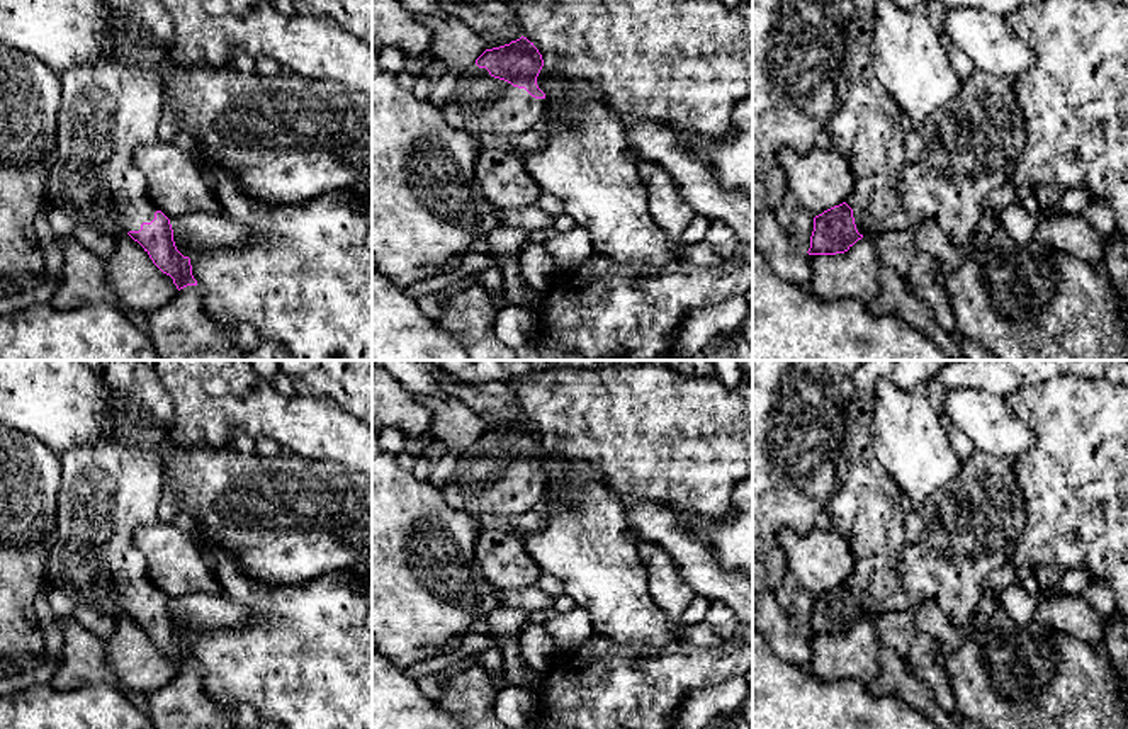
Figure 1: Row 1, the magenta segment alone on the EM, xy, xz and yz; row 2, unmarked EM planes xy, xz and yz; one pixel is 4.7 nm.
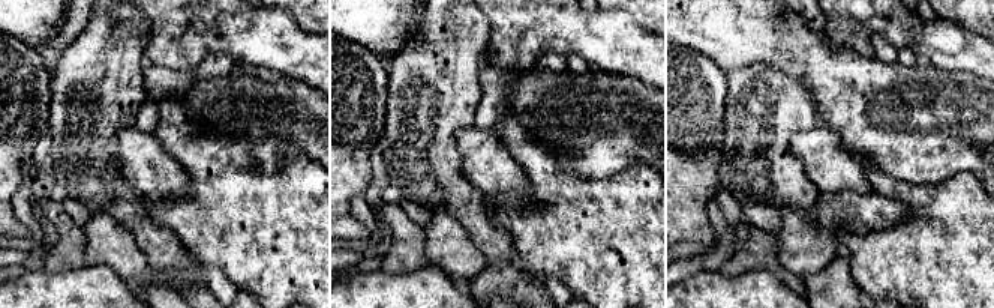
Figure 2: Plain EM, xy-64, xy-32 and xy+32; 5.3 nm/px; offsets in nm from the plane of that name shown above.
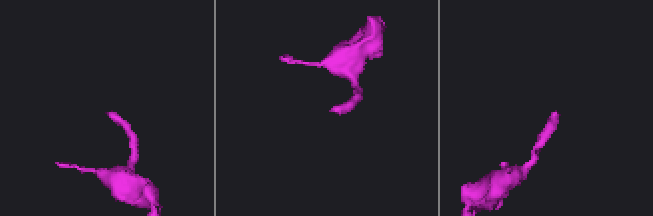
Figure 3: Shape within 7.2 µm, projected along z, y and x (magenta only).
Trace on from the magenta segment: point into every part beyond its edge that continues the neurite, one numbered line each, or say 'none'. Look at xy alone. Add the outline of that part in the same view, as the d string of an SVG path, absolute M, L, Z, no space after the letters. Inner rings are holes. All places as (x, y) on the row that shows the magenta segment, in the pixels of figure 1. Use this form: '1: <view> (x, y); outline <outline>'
1: xy (109, 107); outline M161 0L105 2L109 36L116 51L104 61L92 61L59 75L61 105L49 194L54 207L63 209L76 226L119 236L139 231L158 211L146 194L146 178L133 160L138 146L158 143L158 124L165 109L156 75L143 68L153 58L143 46L143 36L148 34L163 48L170 48L175 24Z

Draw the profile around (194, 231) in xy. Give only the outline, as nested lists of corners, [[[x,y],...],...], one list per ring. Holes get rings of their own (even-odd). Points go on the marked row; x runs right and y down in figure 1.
[[[192,212],[170,221],[177,250],[195,253],[204,248],[236,248],[248,241],[250,229],[233,223],[223,212]]]

